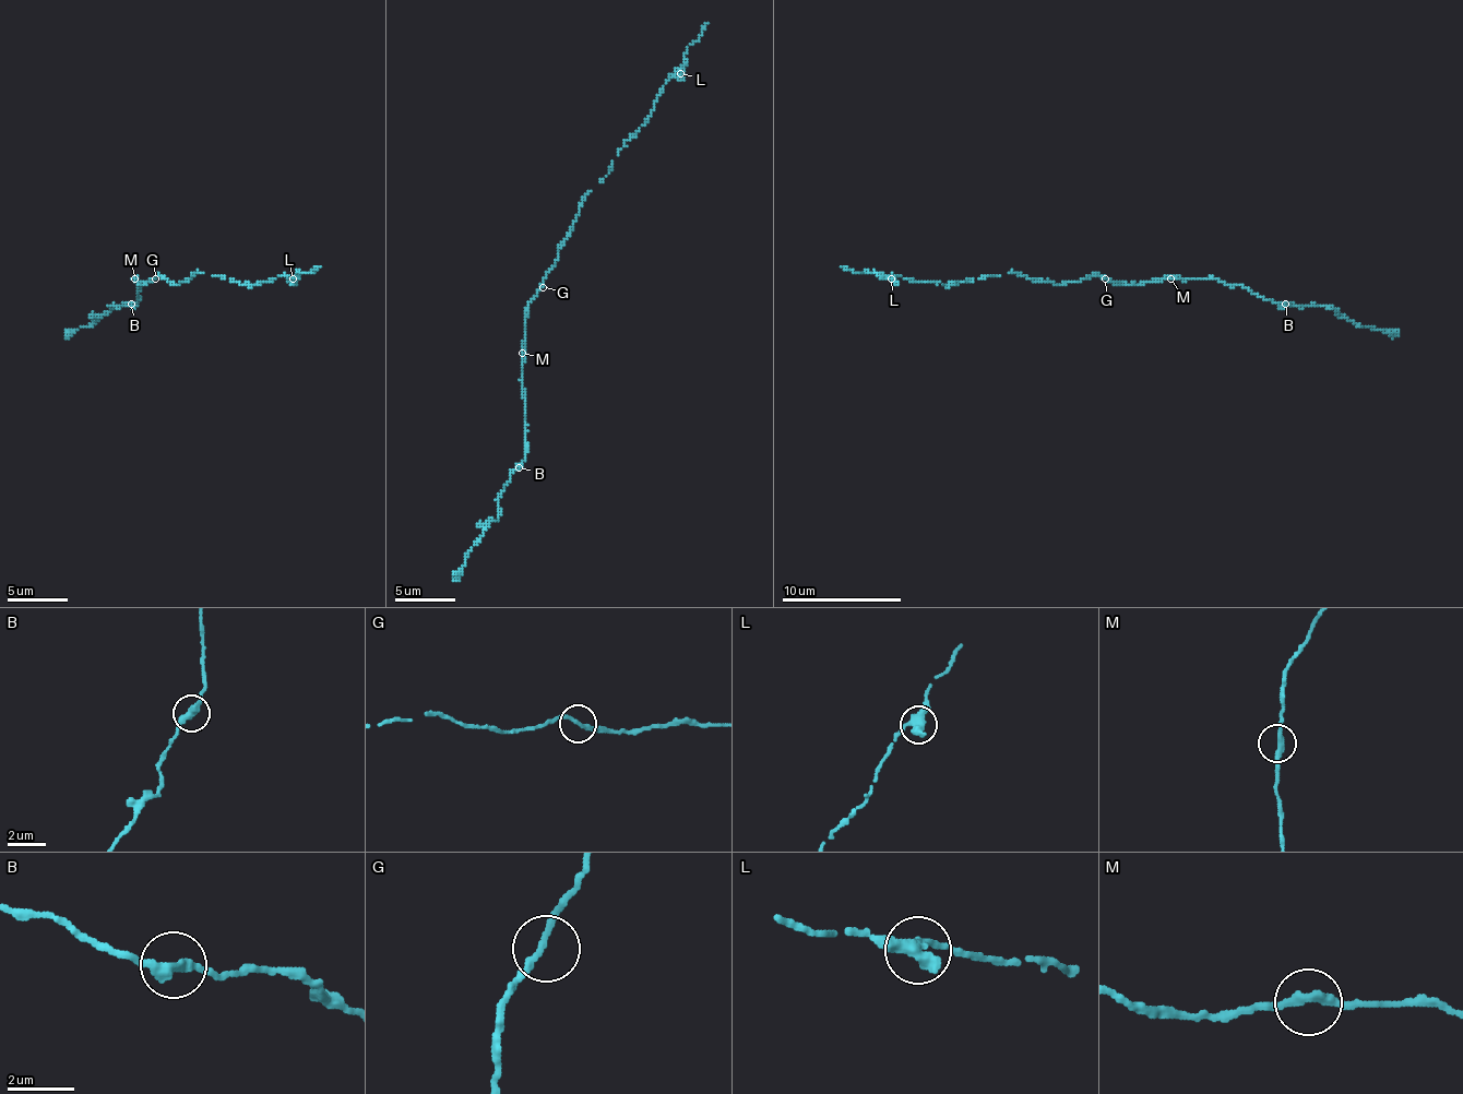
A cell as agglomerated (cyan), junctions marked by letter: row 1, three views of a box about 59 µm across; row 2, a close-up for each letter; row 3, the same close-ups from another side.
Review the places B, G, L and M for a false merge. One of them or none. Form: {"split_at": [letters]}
{"split_at": []}

